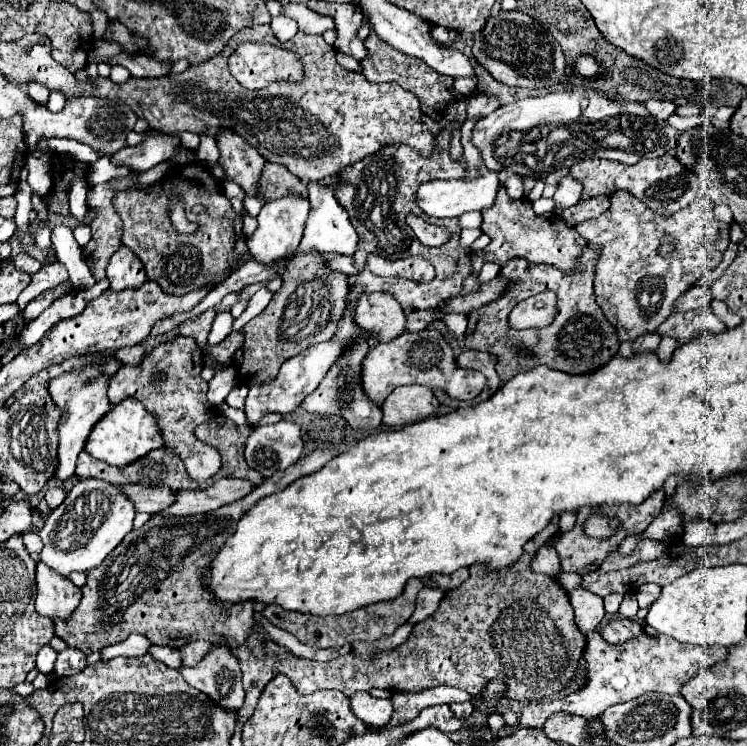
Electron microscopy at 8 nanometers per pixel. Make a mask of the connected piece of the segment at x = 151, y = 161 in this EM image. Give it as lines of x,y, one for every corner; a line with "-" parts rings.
177,135
149,137
141,145
123,147
121,151
117,151
117,155
111,159
111,163
115,163
117,167
129,167
131,171
137,171
137,173
149,171
157,163
167,161
177,151
179,145
181,145
181,141

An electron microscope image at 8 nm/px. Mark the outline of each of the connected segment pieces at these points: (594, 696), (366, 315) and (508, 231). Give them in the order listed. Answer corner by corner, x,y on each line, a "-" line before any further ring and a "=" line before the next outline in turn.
577,587
569,593
569,601
575,609
575,623
587,637
585,647
585,661
587,661
587,683
569,693
567,697
545,701
545,703
529,703
523,709
523,715
519,719
519,727
539,727
543,729
545,719
551,713
565,711
573,715
581,715
585,719
593,715
601,715
601,711
609,709
615,703
623,703
635,697
641,697
645,693
667,693
667,695
679,695
681,687
697,675
697,671
703,671
719,661
725,661
725,655
729,647
701,647
701,645
687,645
679,643
673,637
661,635
659,631
653,631
653,627
645,625
643,633
627,641
621,647
613,647
603,641
603,637
596,632
596,627
605,615
603,597
585,591
583,587
=
363,293
357,301
355,321
379,343
387,343
405,331
405,313
389,293
=
503,187
497,193
493,207
487,207
487,211
481,211
481,215
481,231
491,237
491,243
485,247
487,261
493,261
497,265
503,265
513,257
523,257
531,263
547,263
559,267
561,271
569,271
575,267
577,255
587,245
585,239
573,227
569,227
557,213
535,215
527,201
509,199

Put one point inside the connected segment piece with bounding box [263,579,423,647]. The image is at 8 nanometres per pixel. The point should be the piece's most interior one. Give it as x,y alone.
368,623

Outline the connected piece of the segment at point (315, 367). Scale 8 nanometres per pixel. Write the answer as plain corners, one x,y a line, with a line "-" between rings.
325,341
325,343
317,343
313,347
307,347
299,355
285,361
279,375
273,381
251,387
251,391
247,395
247,403
245,403
245,413
247,413
249,423
255,425
265,413
271,413
271,411
277,411
277,413
283,413
283,415
291,413
305,399
305,395
309,395
319,385
319,381
323,379
323,375
331,367
331,363
343,353
345,345
347,345
347,341
343,341
343,343

